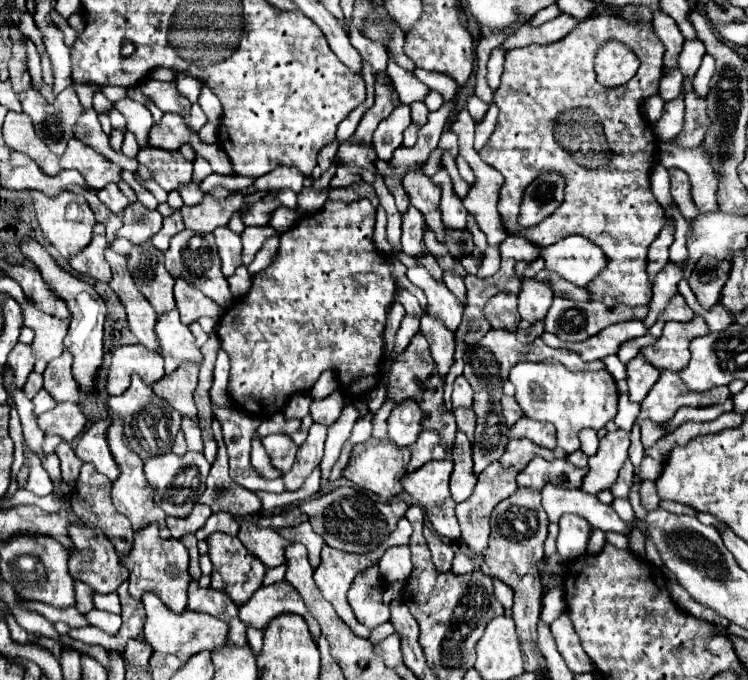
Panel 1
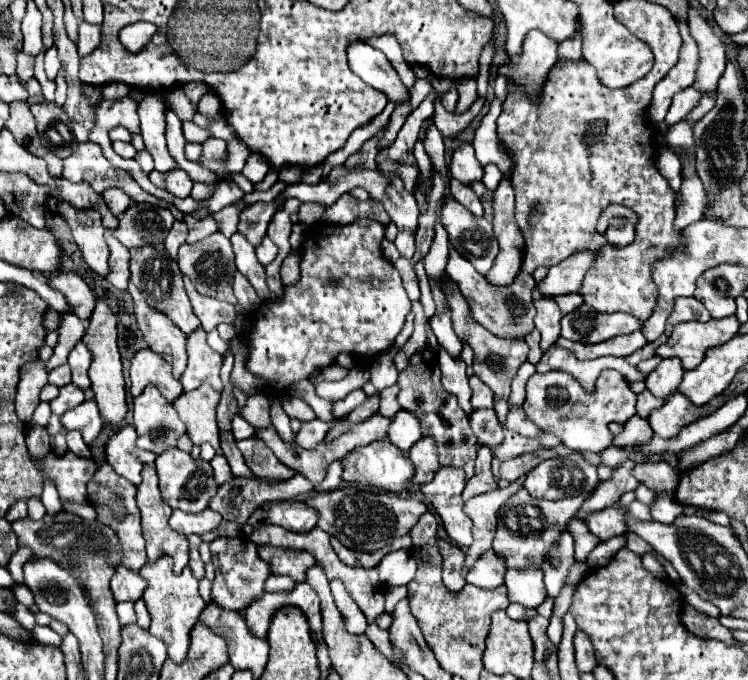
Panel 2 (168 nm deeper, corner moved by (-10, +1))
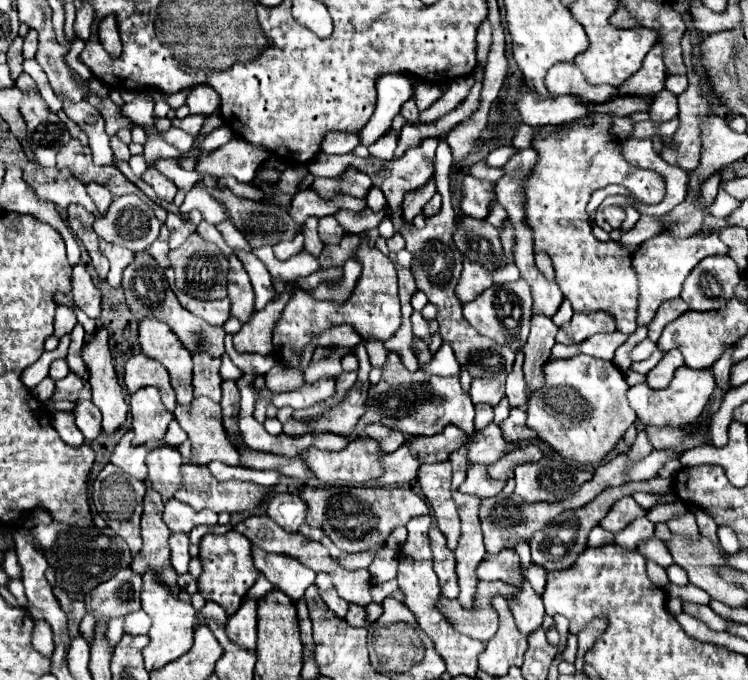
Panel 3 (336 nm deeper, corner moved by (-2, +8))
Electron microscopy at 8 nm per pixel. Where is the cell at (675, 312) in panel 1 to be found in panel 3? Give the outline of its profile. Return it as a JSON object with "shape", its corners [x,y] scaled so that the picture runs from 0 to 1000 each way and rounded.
{"shape":[[[901,438],[901,441],[888,444],[880,453],[872,476],[866,476],[866,497],[877,506],[880,497],[882,497],[882,491],[885,491],[885,485],[888,485],[888,479],[896,476],[898,471],[904,471],[906,465],[912,465],[914,459],[920,459],[920,447],[912,438]]]}

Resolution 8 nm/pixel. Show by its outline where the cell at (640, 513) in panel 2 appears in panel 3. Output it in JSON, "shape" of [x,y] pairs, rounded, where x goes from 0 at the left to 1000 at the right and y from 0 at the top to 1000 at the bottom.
{"shape":[[[853,762],[824,785],[824,800],[840,809],[850,809],[858,797],[874,791],[874,771],[866,762]]]}

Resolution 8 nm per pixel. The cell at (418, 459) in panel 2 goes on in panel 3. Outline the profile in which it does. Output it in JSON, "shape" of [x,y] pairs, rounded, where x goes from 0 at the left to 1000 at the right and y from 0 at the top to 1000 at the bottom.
{"shape":[[[535,656],[524,668],[513,668],[513,697],[508,706],[503,706],[505,715],[521,715],[521,712],[540,712],[559,700],[561,679],[548,668],[543,656]]]}

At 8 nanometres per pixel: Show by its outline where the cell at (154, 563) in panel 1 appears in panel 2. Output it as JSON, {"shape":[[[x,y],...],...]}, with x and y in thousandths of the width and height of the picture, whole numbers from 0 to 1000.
{"shape":[[[217,816],[211,825],[195,828],[187,837],[187,846],[190,846],[193,854],[198,854],[198,866],[193,869],[190,881],[198,893],[201,907],[203,907],[201,931],[206,937],[217,940],[225,949],[225,966],[233,975],[241,975],[249,966],[249,957],[251,957],[251,928],[259,922],[267,899],[275,890],[270,884],[267,872],[265,872],[265,857],[267,854],[257,846],[254,834],[246,834],[243,843],[233,843],[227,816]]]}

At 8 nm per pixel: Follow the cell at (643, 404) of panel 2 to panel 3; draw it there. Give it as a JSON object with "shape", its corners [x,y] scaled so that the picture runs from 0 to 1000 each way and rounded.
{"shape":[[[912,538],[904,544],[904,553],[898,565],[888,574],[872,574],[866,565],[850,565],[840,574],[840,591],[850,612],[864,626],[896,626],[896,629],[920,629],[933,621],[941,597],[949,588],[949,579],[955,574],[955,553],[949,544],[925,544],[920,538]]]}

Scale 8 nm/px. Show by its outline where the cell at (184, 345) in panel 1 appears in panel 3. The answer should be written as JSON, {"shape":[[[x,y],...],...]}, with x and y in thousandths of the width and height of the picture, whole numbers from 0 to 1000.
{"shape":[[[265,518],[259,526],[259,582],[275,582],[286,591],[297,585],[294,526],[281,526],[275,518]]]}

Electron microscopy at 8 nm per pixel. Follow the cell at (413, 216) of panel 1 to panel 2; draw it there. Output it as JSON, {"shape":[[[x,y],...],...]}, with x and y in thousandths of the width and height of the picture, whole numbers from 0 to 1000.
{"shape":[[[567,381],[559,384],[559,390],[553,390],[553,399],[560,413],[563,429],[561,443],[567,451],[567,460],[571,469],[575,469],[583,459],[583,446],[575,426],[572,407],[567,399]]]}

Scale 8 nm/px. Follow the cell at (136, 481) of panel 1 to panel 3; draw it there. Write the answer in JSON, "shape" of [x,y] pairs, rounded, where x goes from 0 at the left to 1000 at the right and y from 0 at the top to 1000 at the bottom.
{"shape":[[[198,715],[195,732],[193,732],[193,756],[190,756],[190,794],[193,803],[187,809],[187,815],[176,824],[174,835],[182,844],[193,844],[198,841],[198,835],[206,835],[209,847],[214,844],[214,853],[219,853],[219,859],[225,859],[225,865],[235,868],[235,841],[227,829],[227,806],[225,806],[225,788],[227,779],[217,765],[217,753],[219,753],[219,738],[211,729],[211,724],[206,724]]]}

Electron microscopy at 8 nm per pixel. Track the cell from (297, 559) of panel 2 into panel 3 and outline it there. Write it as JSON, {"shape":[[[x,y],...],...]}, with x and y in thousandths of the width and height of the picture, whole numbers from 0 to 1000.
{"shape":[[[340,803],[337,821],[345,841],[350,841],[358,850],[358,856],[374,871],[380,871],[390,885],[401,882],[406,876],[406,868],[422,850],[422,841],[417,841],[414,835],[409,835],[406,829],[401,829],[388,818],[358,815]]]}

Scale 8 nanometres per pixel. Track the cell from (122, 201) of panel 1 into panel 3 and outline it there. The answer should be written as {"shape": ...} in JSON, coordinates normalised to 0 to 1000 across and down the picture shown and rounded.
{"shape":[[[128,268],[118,271],[118,274],[115,274],[115,279],[118,279],[118,288],[126,294],[128,309],[131,309],[134,315],[136,315],[136,312],[142,312],[142,309],[144,309],[144,303],[150,300],[150,294],[152,294],[152,288],[147,285],[147,279],[144,279],[144,276],[139,276],[139,274],[134,274],[134,271],[128,271]]]}

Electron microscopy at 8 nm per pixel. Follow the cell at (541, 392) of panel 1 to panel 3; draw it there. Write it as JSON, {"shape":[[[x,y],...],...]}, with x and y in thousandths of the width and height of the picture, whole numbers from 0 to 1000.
{"shape":[[[775,521],[757,529],[738,526],[727,538],[727,550],[727,571],[706,585],[706,629],[717,632],[719,644],[757,676],[773,682],[805,679],[850,618],[837,588],[842,568],[834,547],[821,532]]]}

